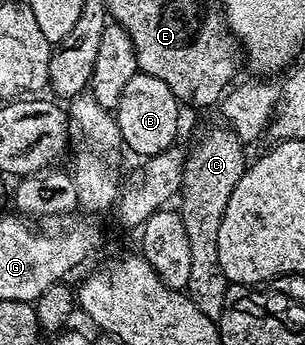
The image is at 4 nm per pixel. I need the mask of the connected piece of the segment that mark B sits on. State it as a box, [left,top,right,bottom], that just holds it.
[115,74,179,157]

